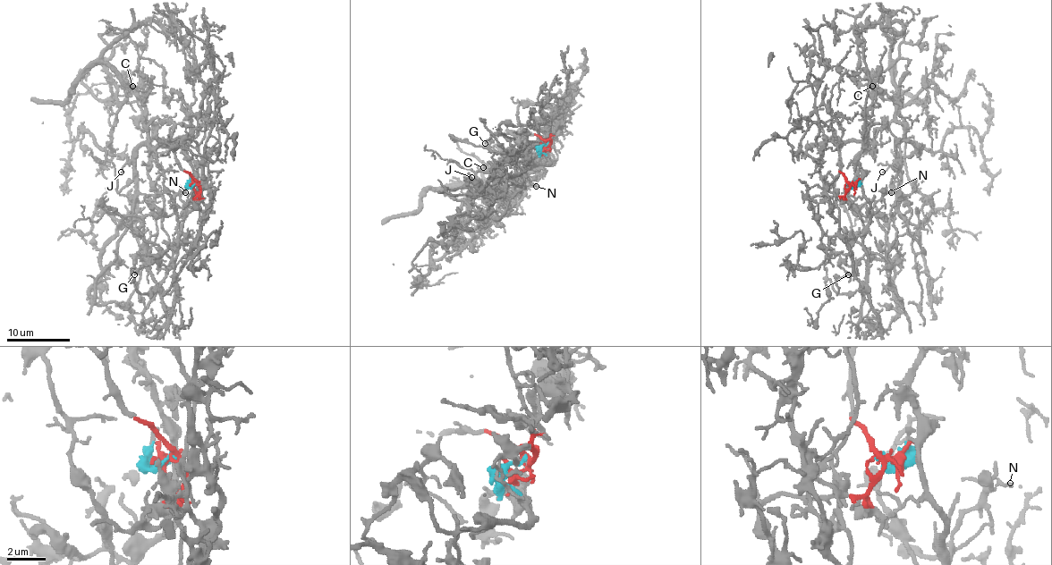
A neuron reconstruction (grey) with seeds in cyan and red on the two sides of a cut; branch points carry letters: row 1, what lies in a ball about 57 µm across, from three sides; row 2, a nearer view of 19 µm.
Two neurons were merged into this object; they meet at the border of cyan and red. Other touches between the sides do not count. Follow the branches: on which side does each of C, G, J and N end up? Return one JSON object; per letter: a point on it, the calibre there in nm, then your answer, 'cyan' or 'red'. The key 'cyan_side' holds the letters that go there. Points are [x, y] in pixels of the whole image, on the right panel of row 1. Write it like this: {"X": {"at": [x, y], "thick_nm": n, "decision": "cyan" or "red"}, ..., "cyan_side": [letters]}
{"C": {"at": [872, 86], "thick_nm": 120, "decision": "red"}, "G": {"at": [848, 274], "thick_nm": 150, "decision": "cyan"}, "J": {"at": [882, 172], "thick_nm": 110, "decision": "red"}, "N": {"at": [891, 192], "thick_nm": 170, "decision": "cyan"}, "cyan_side": ["G", "N"]}

